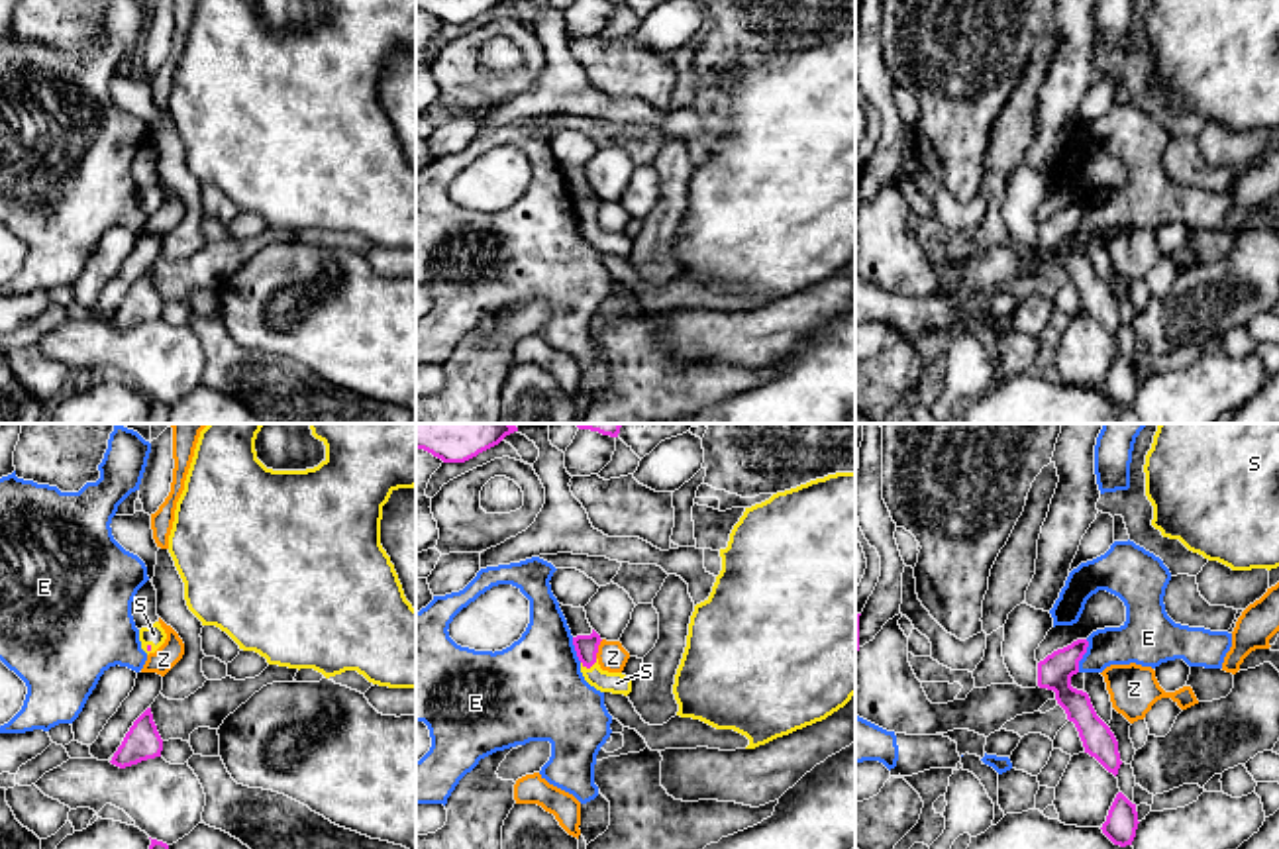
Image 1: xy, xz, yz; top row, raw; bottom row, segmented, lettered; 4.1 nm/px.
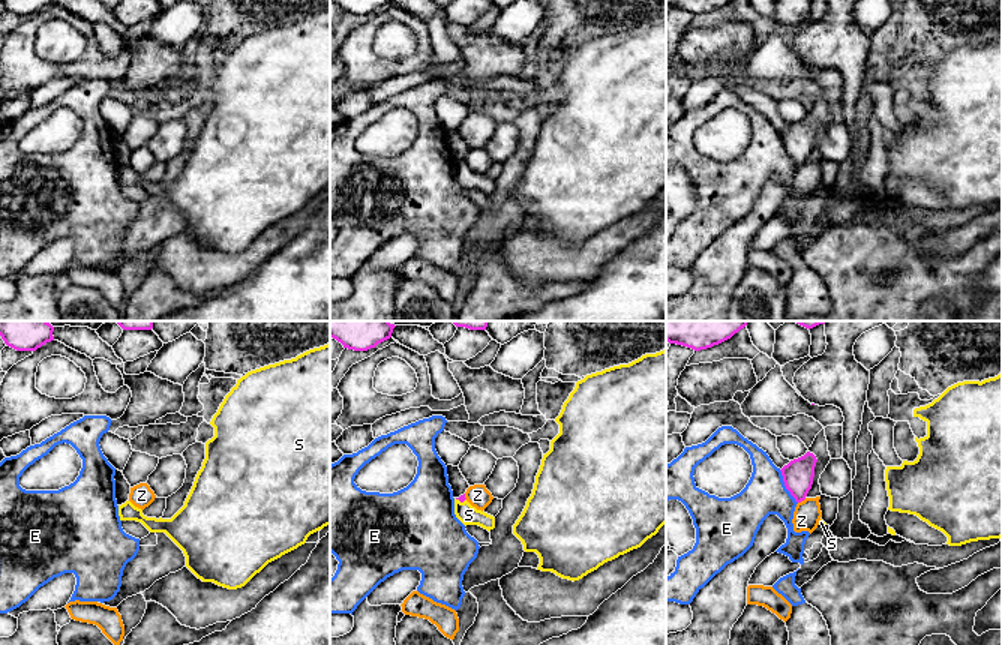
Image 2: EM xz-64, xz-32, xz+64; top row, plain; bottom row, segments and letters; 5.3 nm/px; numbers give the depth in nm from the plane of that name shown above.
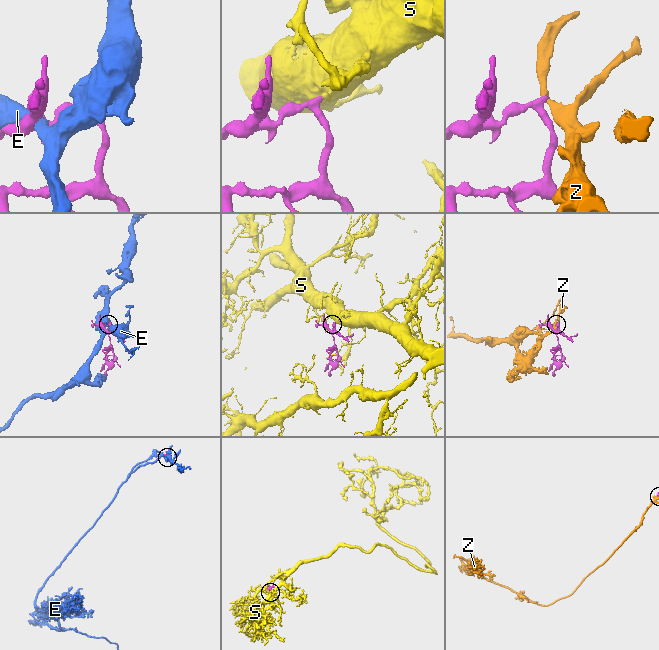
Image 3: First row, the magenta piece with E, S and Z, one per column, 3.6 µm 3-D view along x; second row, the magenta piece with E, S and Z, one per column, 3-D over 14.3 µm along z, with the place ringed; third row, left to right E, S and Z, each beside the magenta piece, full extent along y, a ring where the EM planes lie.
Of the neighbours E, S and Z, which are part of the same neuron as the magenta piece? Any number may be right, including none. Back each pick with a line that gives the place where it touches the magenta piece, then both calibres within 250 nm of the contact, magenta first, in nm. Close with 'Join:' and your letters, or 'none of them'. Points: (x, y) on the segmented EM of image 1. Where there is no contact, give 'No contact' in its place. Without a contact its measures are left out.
S: Touches magenta at xz (589, 667). Thickness 100 nm (magenta) against 90 nm
Join: S

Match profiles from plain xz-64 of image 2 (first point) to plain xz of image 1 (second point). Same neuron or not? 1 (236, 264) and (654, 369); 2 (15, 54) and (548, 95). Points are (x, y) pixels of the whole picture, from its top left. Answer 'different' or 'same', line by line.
1: different
2: different

